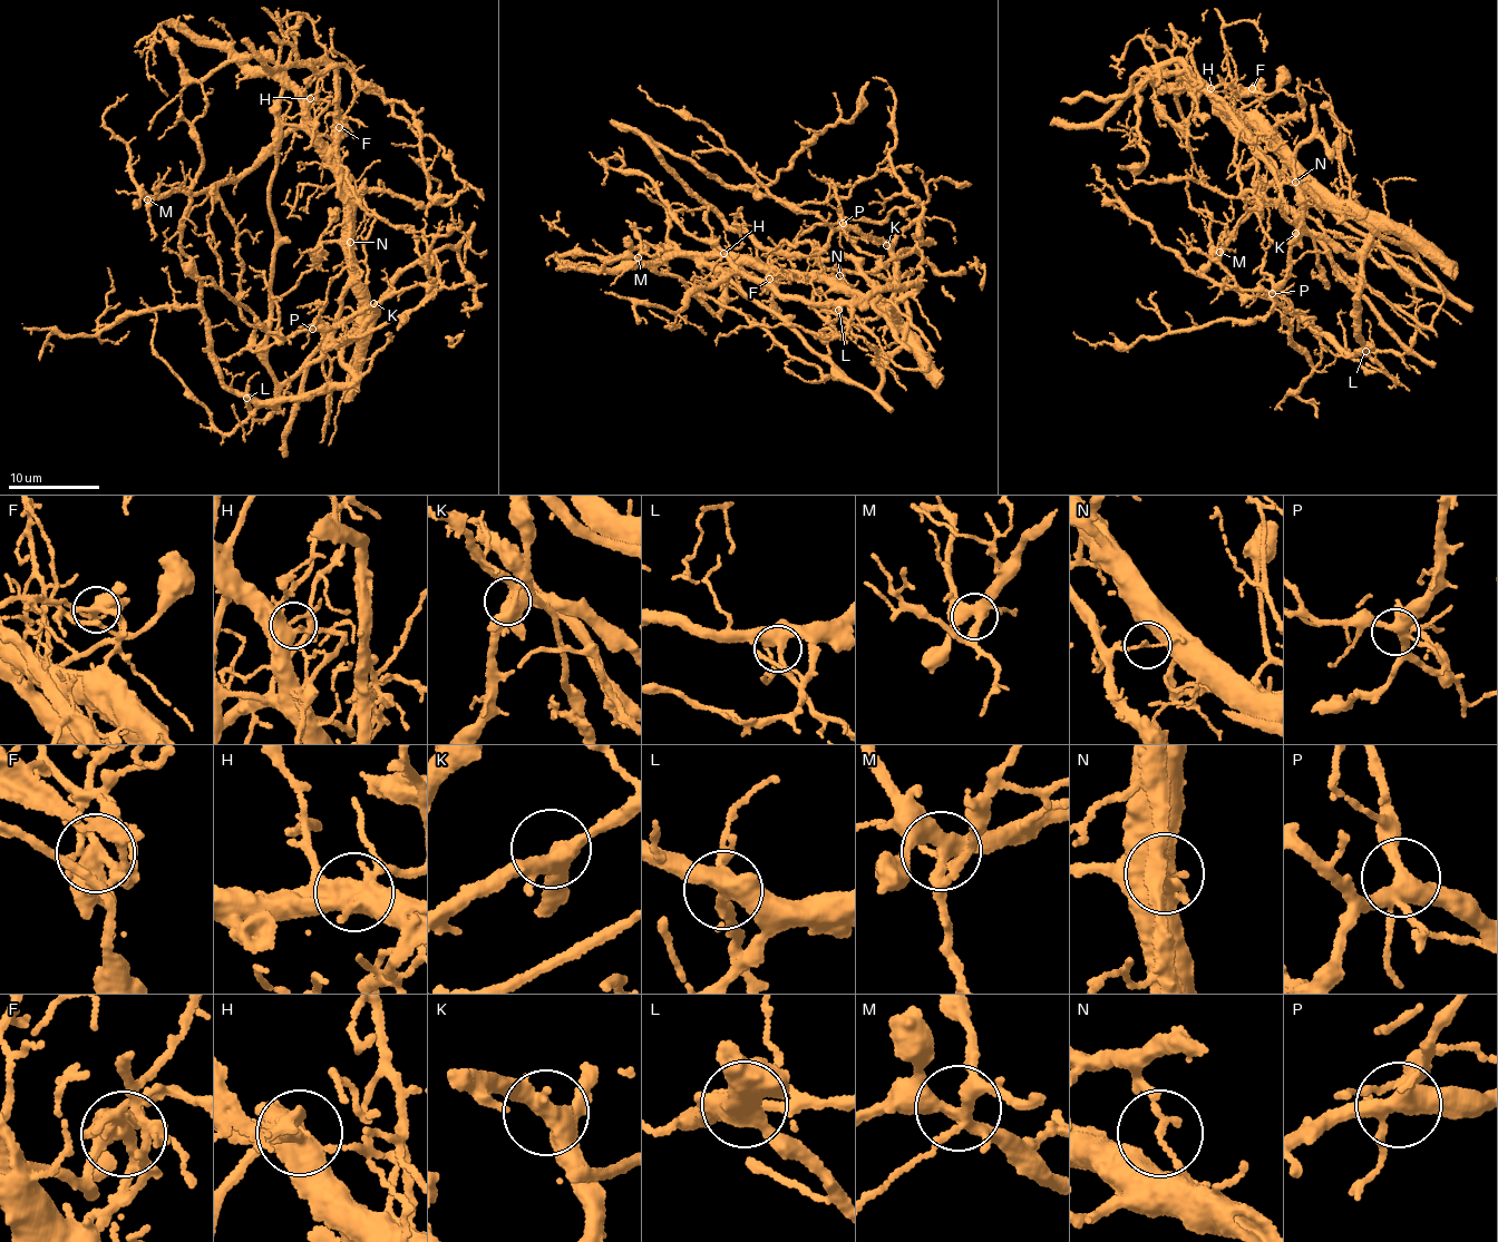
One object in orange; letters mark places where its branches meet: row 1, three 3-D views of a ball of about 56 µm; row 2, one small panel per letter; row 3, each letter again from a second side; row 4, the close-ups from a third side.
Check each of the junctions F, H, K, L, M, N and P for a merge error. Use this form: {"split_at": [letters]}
{"split_at": ["F", "N"]}

